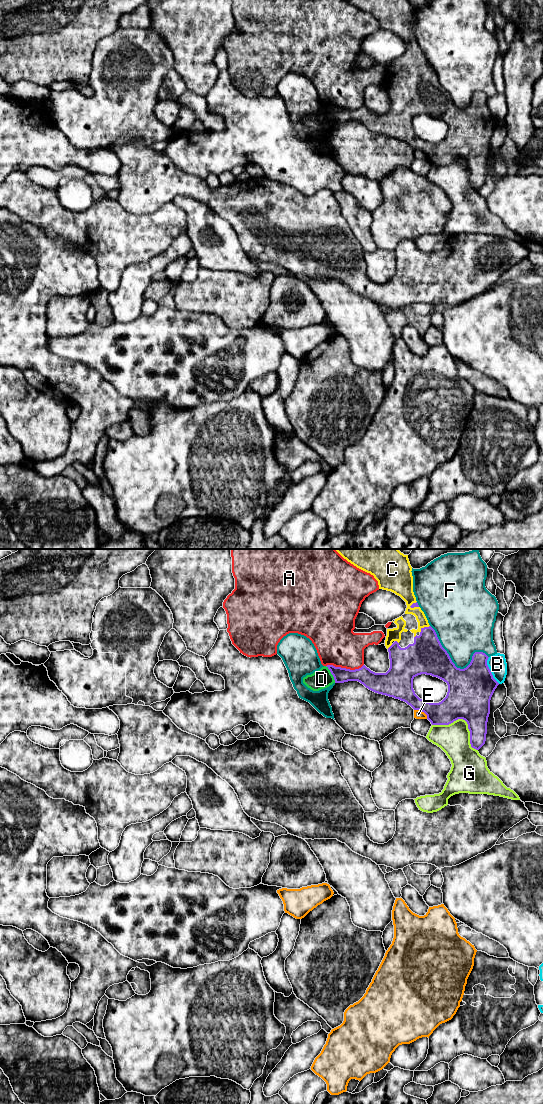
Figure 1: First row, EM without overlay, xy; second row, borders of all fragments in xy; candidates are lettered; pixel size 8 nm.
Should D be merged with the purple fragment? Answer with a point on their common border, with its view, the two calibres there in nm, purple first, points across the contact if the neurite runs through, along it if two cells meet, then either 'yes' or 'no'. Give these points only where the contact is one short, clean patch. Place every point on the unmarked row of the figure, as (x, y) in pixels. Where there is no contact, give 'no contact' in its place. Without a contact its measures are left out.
xy (331, 113) | 120/150 nm | along xy (325, 106), (335, 122) | no

